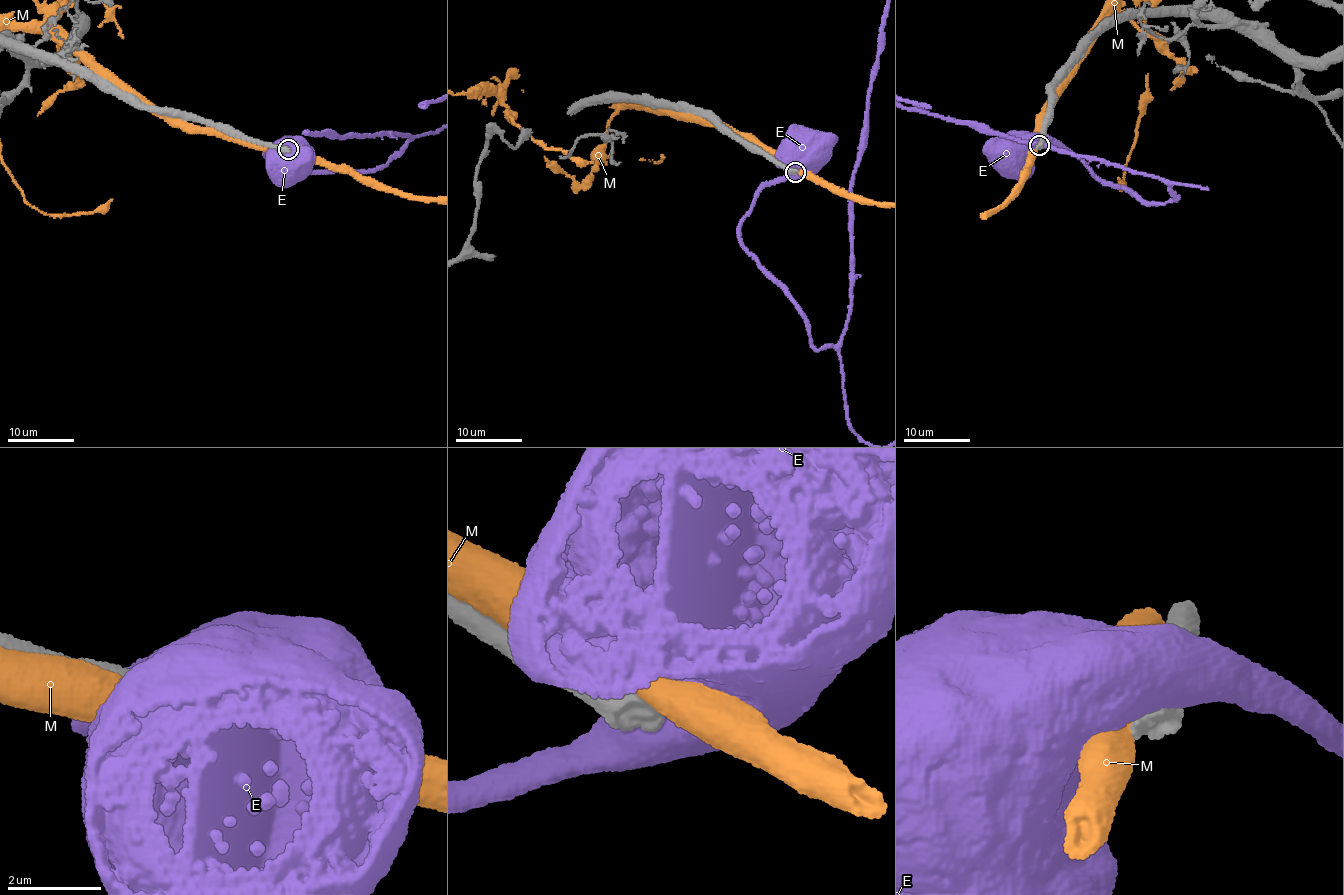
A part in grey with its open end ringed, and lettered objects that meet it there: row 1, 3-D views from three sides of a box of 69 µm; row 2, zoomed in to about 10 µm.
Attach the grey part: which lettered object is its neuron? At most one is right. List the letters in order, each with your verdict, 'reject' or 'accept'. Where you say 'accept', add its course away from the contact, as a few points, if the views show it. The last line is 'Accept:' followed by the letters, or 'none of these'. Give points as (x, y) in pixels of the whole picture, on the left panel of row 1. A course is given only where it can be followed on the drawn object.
E: reject
M: reject
Accept: none of these

